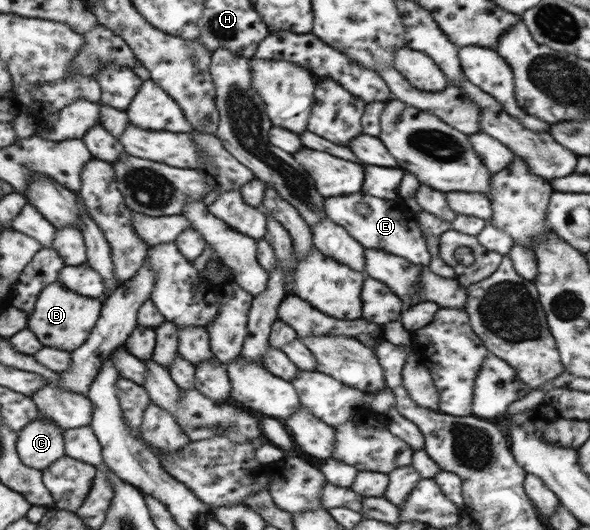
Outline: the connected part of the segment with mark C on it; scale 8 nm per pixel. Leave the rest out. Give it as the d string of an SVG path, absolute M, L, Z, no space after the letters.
M34 419L19 431L18 437L17 451L22 463L34 469L44 471L66 456L64 430L54 422Z

